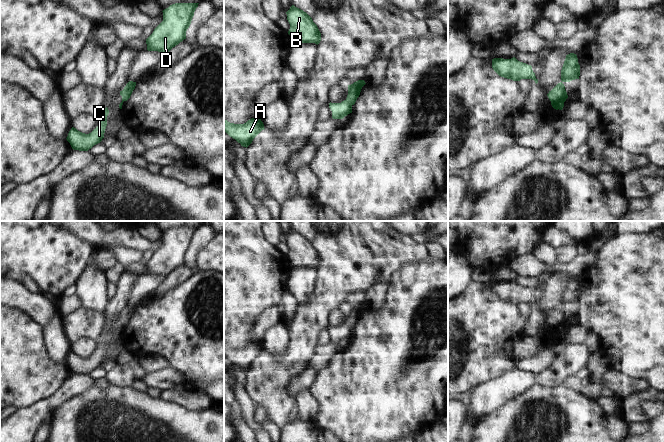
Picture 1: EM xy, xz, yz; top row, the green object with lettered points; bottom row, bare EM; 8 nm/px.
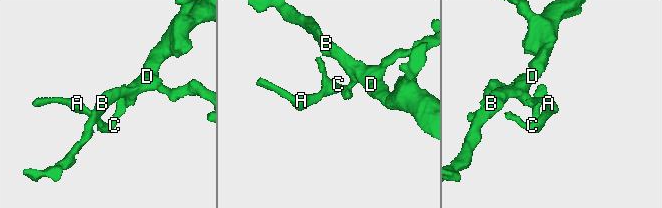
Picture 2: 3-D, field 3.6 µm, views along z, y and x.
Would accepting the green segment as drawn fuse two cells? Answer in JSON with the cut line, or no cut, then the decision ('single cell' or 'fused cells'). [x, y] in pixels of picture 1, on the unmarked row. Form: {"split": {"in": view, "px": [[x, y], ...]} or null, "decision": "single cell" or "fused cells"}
{"split": null, "decision": "single cell"}

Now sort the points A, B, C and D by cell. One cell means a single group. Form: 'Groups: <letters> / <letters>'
Groups: A B C D

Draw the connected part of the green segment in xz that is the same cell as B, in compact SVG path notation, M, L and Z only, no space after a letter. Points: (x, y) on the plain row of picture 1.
M292 229L286 238L290 248L288 258L294 267L320 267L321 257L306 236Z

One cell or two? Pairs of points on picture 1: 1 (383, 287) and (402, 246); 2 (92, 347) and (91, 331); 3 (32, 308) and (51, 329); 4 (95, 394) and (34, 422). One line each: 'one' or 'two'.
1: two
2: two
3: two
4: two

